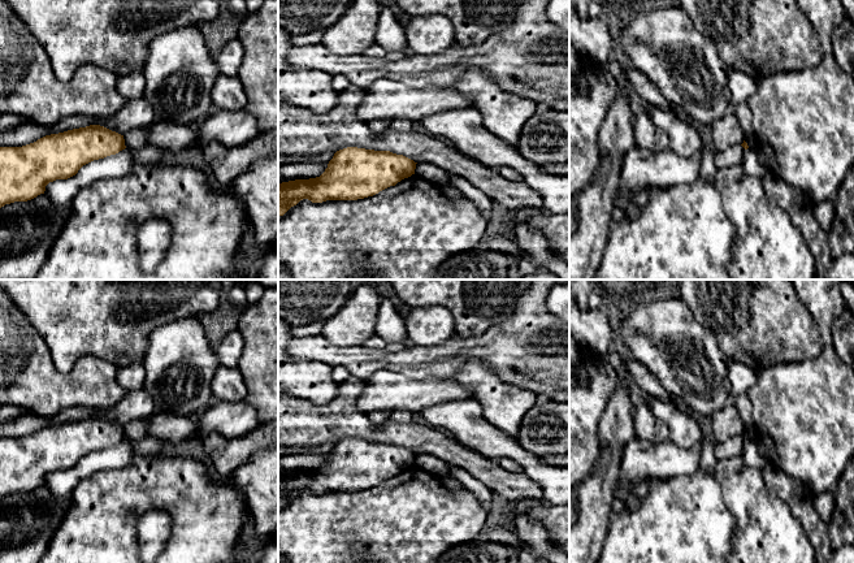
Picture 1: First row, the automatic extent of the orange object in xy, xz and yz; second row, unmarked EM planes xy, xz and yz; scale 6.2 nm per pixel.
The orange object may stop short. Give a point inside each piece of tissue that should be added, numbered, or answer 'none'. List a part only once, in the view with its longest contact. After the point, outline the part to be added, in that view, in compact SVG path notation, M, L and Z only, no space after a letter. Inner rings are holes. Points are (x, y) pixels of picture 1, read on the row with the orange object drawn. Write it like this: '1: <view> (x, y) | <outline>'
none

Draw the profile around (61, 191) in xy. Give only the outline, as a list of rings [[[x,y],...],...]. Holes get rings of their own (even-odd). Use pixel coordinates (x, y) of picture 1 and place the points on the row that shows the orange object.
[[[130,150],[94,160],[83,165],[78,173],[68,179],[56,179],[45,186],[44,194],[56,204],[69,204],[74,195],[84,186],[99,181],[122,177],[139,165]]]

